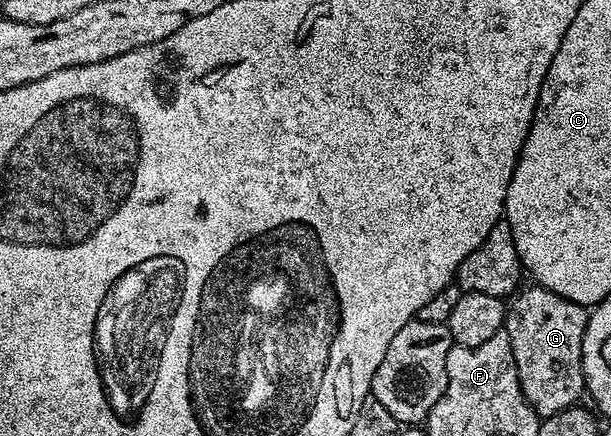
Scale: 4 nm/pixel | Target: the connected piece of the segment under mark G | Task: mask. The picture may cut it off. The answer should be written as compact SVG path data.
M532 284L529 287L529 290L522 291L513 300L512 306L510 302L502 330L505 335L508 333L506 346L510 351L511 365L516 367L516 378L520 381L524 399L536 415L545 419L577 405L581 401L580 394L582 398L585 393L584 374L580 371L580 341L584 335L584 325L588 322L589 311L576 302L550 292L545 286Z

